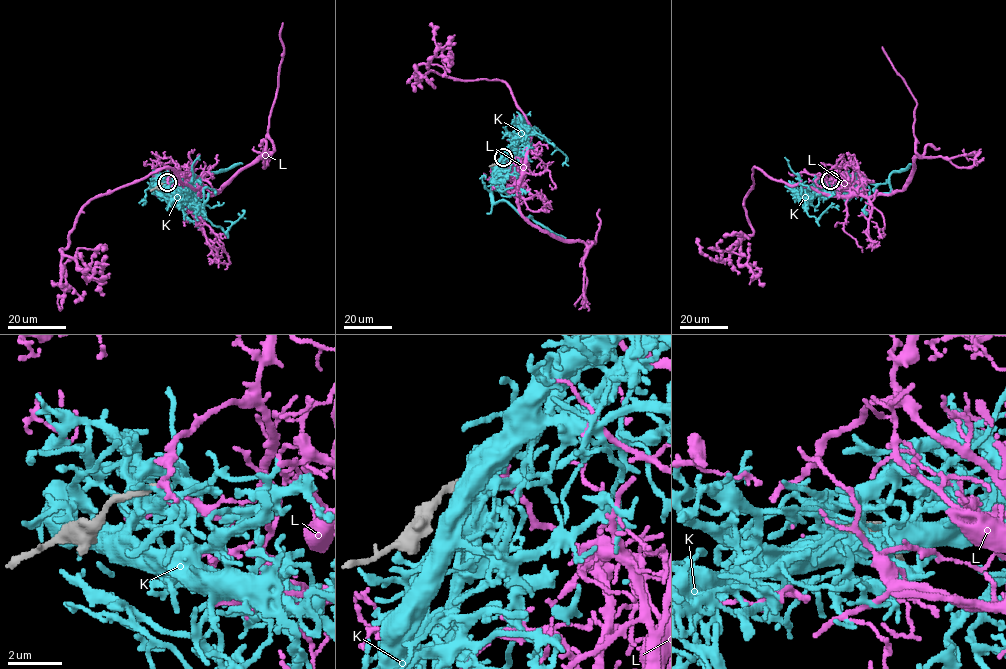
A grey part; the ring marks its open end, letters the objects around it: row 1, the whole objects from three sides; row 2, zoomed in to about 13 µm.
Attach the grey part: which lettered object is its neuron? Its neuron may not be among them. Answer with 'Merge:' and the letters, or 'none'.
Merge: none

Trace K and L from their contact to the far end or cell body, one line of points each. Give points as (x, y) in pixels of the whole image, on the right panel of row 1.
K: (830, 180), (843, 183), (866, 178), (876, 186), (874, 190), (889, 193), (889, 174), (911, 164)
L: (830, 179), (839, 172), (849, 195), (789, 185), (753, 168), (744, 200), (753, 234), (716, 261), (696, 238)

